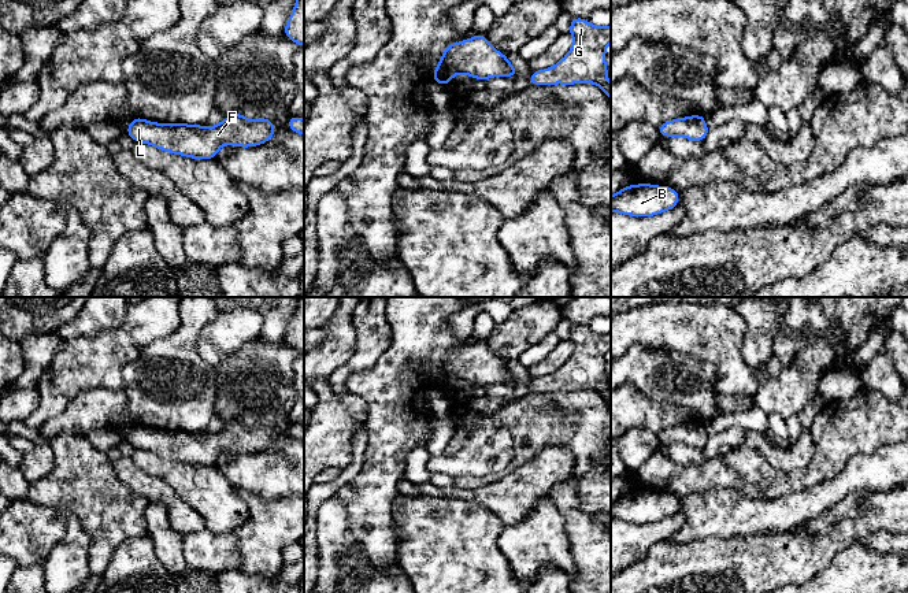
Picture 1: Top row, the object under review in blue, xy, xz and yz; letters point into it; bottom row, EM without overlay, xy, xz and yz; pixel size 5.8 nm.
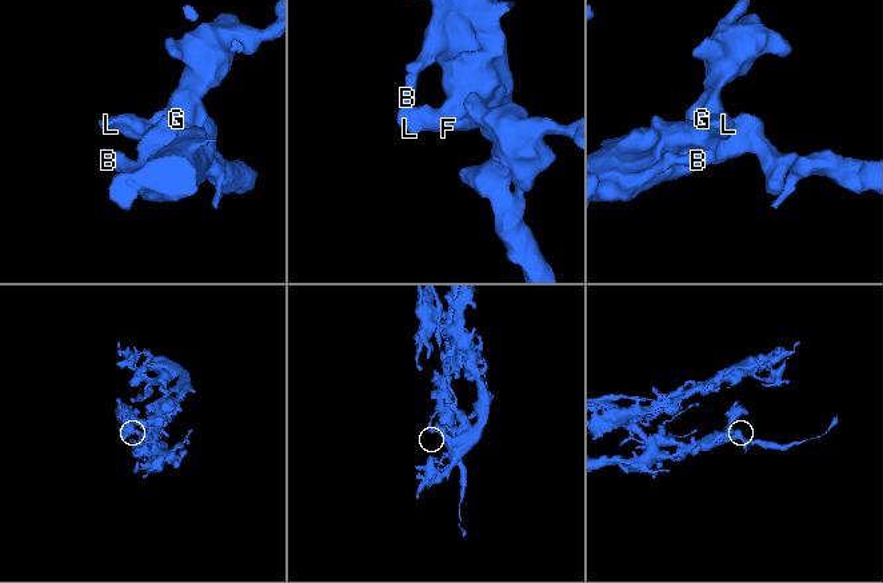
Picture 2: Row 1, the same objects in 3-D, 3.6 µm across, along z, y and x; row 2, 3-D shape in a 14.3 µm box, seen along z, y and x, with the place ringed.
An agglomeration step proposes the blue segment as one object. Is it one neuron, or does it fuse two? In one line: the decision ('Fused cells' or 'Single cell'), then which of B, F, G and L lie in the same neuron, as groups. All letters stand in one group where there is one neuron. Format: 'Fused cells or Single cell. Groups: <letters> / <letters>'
Single cell. Groups: B F G L

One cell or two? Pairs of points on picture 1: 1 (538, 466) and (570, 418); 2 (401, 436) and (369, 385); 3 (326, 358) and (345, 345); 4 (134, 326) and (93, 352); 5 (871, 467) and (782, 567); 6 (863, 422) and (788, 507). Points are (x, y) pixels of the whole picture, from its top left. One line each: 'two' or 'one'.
1: two
2: one
3: one
4: one
5: two
6: two

